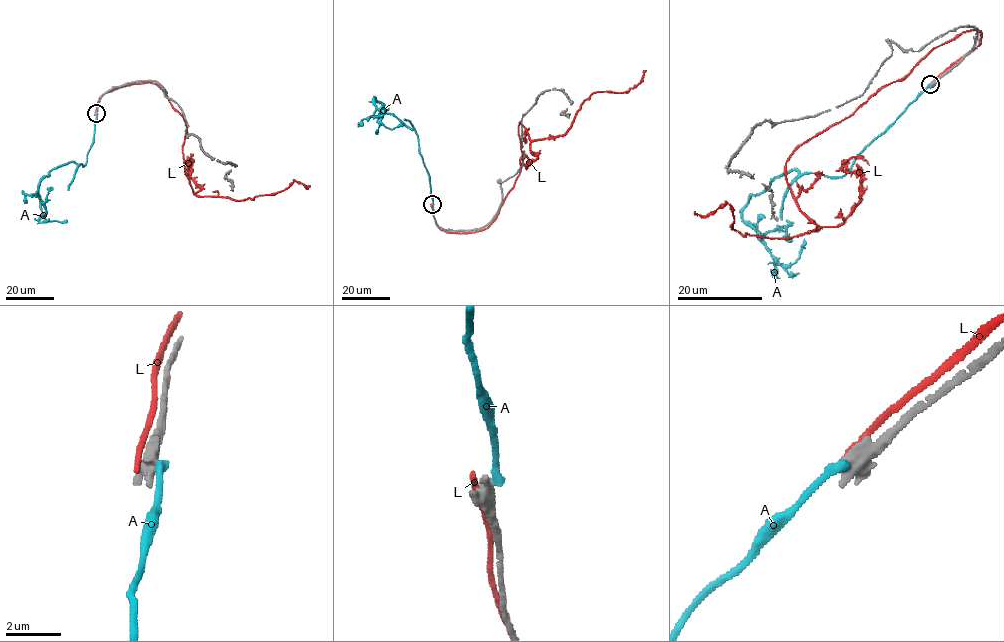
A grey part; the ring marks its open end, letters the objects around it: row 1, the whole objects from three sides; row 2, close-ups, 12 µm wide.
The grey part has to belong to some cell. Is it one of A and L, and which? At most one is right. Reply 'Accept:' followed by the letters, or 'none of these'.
Accept: none of these

